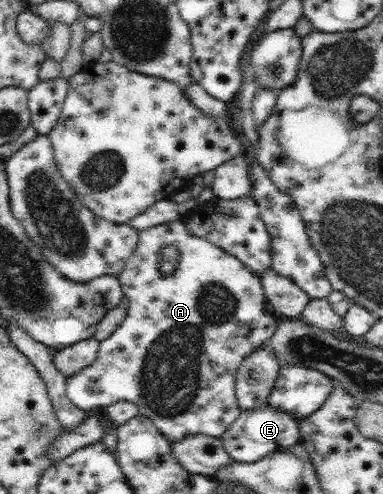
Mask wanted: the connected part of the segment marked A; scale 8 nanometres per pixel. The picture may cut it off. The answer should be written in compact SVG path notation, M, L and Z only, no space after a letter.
M180 219L138 230L138 233L138 245L135 247L133 254L131 254L131 258L126 260L122 273L118 276L124 298L127 298L129 301L127 317L125 317L123 323L119 325L119 328L115 330L111 337L100 342L97 359L87 368L83 368L79 374L66 378L67 396L77 408L88 412L97 406L109 406L117 401L133 402L133 404L138 406L138 414L149 417L153 421L154 426L160 431L160 434L163 434L171 444L181 442L187 436L197 434L220 438L242 411L236 397L236 368L239 368L252 350L257 350L260 346L269 343L269 340L277 331L277 326L279 325L277 320L280 317L275 317L267 312L268 300L265 297L260 276L257 276L250 268L247 268L243 262L237 260L235 256L215 246L206 238L193 236L187 225Z

